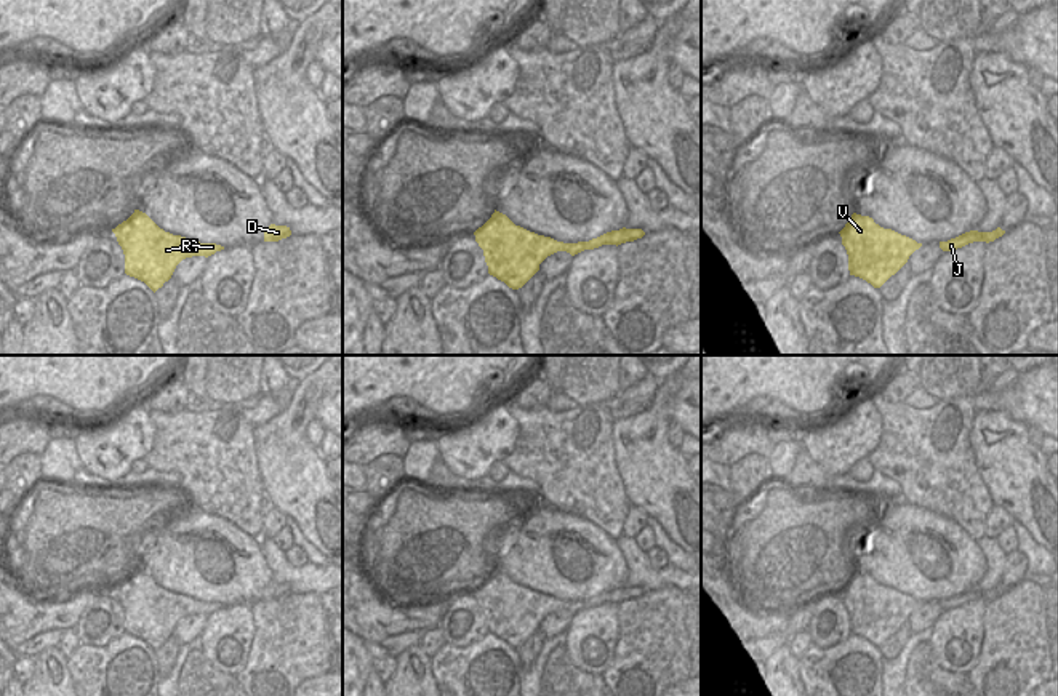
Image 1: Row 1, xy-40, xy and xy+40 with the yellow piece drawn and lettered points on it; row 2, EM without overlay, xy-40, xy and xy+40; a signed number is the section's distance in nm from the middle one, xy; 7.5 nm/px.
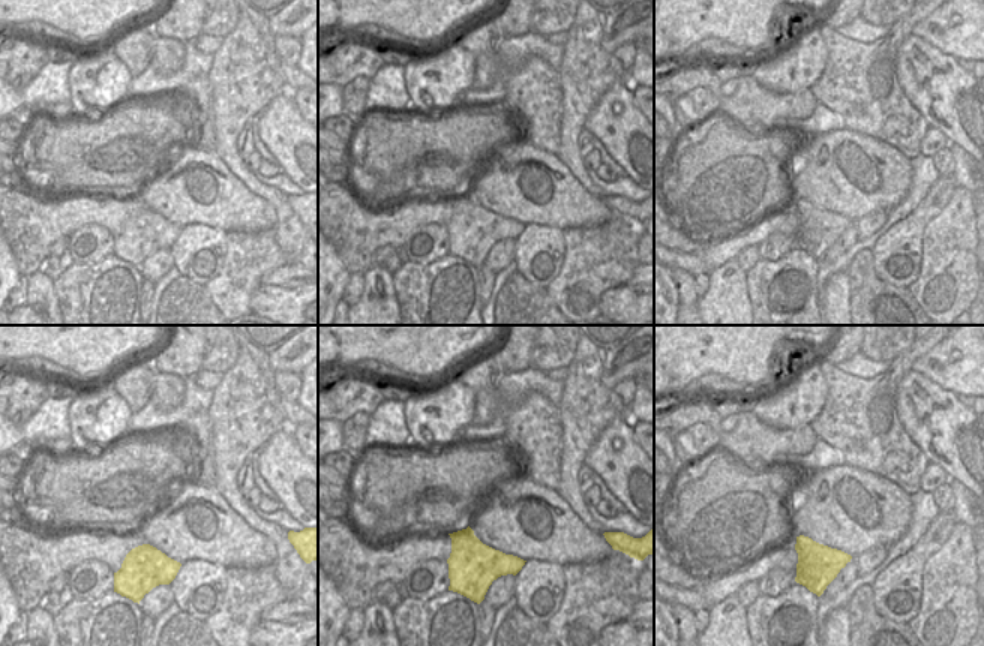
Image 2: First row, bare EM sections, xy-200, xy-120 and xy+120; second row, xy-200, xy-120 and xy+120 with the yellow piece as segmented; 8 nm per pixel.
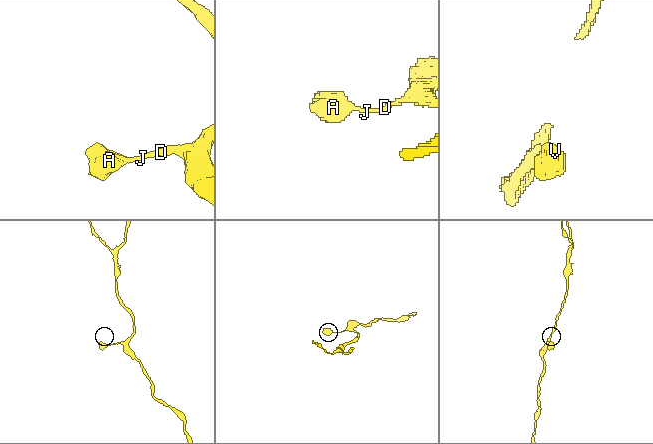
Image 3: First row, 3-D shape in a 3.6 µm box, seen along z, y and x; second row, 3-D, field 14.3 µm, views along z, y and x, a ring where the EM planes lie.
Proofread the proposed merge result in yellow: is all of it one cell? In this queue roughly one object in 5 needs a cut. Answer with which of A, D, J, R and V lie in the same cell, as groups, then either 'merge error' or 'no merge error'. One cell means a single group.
A D J R V; no merge error

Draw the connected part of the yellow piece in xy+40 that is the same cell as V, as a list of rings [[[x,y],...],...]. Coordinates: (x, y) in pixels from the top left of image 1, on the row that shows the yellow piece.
[[[853,213],[839,232],[848,254],[850,275],[880,288],[922,246],[892,229],[884,229],[869,216]]]

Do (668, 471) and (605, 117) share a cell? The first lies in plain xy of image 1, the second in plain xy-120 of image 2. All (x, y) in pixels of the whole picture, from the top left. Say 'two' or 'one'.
one

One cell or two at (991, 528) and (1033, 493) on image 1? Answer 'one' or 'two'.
two

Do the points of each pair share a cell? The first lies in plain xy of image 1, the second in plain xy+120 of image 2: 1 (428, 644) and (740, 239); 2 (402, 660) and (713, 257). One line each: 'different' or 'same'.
1: different
2: different

